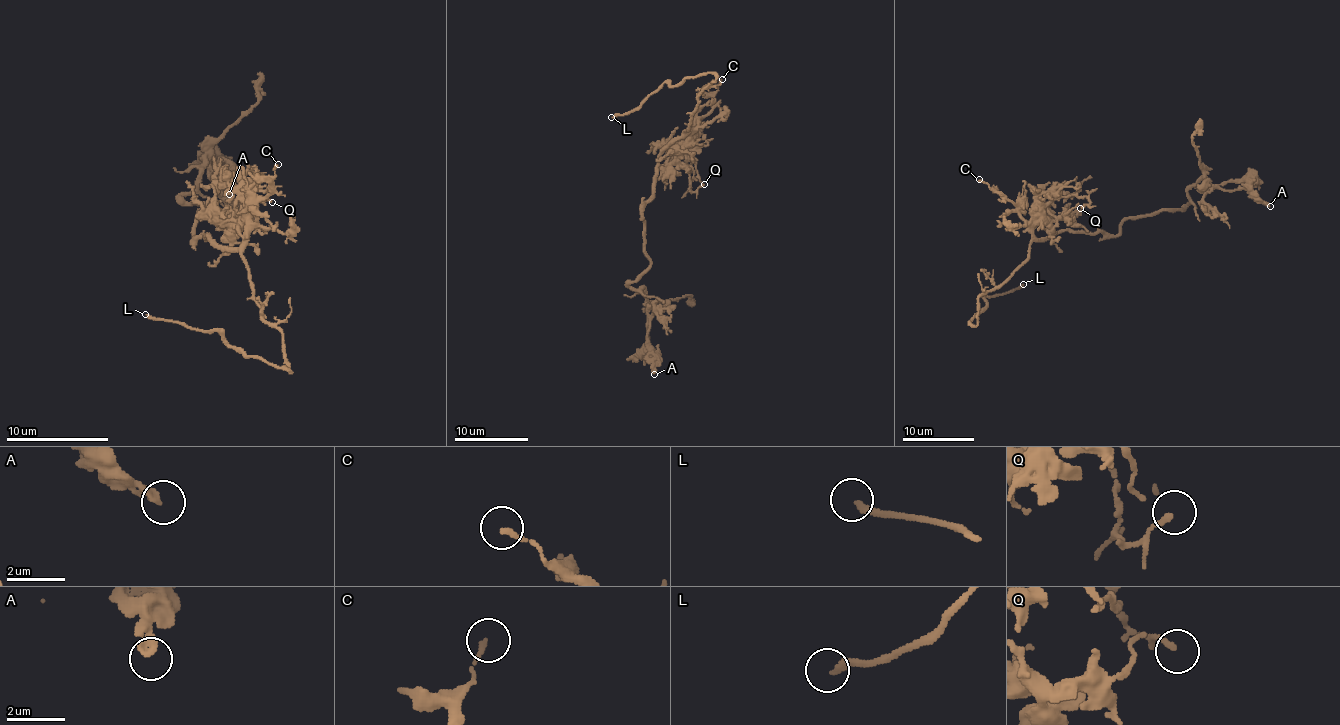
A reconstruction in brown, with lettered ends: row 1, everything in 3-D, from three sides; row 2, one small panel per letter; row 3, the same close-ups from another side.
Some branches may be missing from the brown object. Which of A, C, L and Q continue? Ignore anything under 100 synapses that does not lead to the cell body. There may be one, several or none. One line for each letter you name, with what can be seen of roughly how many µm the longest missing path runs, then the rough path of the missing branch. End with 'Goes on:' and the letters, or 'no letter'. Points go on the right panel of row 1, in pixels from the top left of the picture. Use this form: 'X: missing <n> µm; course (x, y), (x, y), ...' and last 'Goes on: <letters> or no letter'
L: missing 25 µm; course (1023, 284), (1041, 283), (1053, 294), (1066, 299), (1037, 305), (1025, 318), (1016, 317), (1011, 303), (1013, 290)
Goes on: L

